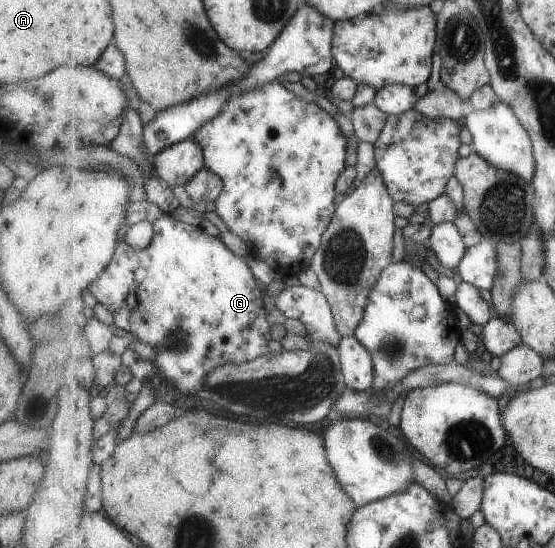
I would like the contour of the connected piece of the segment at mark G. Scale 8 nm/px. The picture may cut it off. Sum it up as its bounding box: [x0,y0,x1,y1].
[88,202,272,394]

